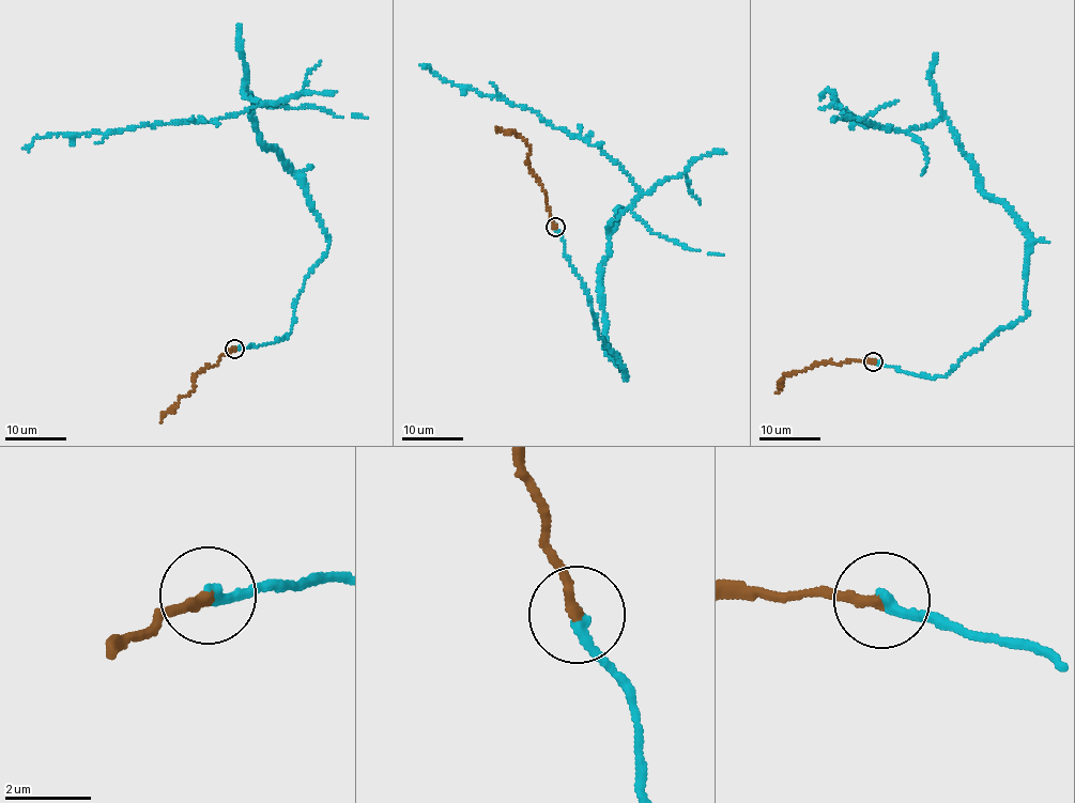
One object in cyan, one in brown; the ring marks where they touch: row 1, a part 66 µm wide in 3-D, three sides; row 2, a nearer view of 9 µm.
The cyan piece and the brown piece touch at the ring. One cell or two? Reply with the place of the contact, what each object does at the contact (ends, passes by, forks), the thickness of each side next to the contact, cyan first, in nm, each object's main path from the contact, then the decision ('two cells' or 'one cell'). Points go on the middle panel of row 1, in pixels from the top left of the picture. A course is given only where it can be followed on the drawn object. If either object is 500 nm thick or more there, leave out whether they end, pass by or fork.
(555, 227) | cyan ends | brown ends | 280/260 nm | cyan via (555, 227), (599, 336), (626, 377), (610, 353), (599, 291), (608, 227), (640, 189), (597, 147), (418, 64) | brown via (555, 227), (547, 195), (528, 166), (530, 145), (517, 135), (495, 127) | one cell

